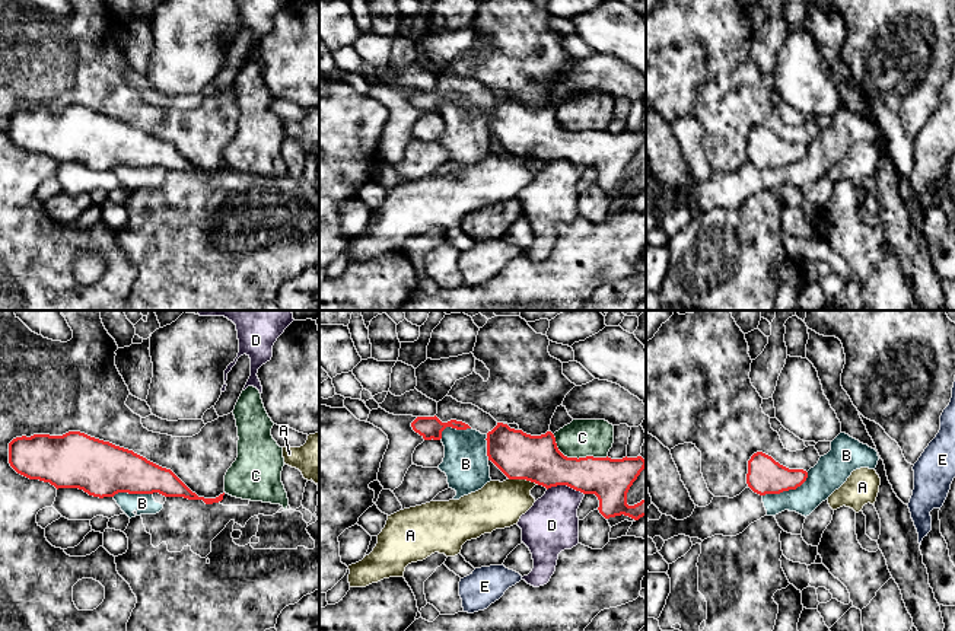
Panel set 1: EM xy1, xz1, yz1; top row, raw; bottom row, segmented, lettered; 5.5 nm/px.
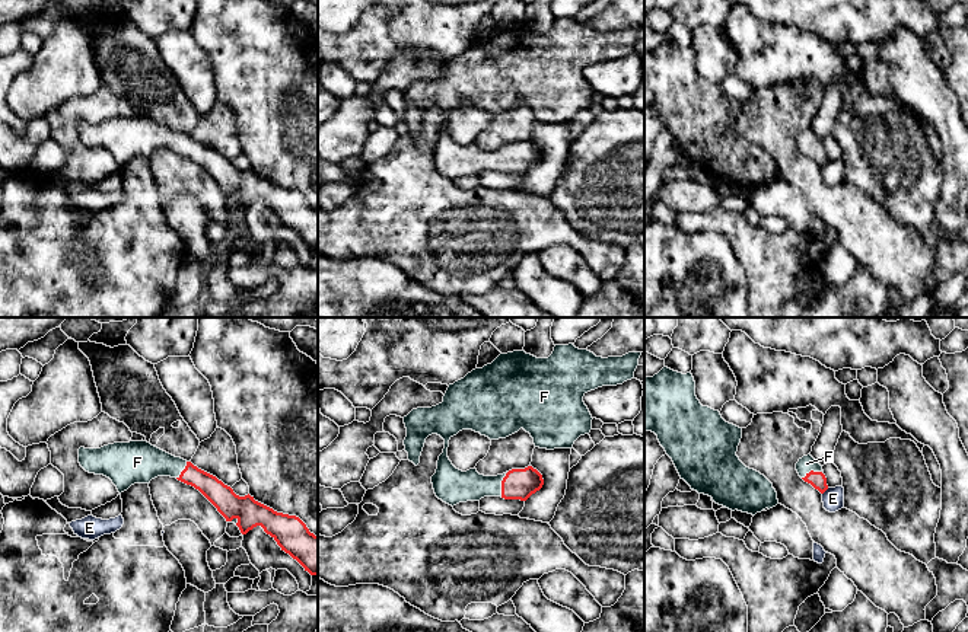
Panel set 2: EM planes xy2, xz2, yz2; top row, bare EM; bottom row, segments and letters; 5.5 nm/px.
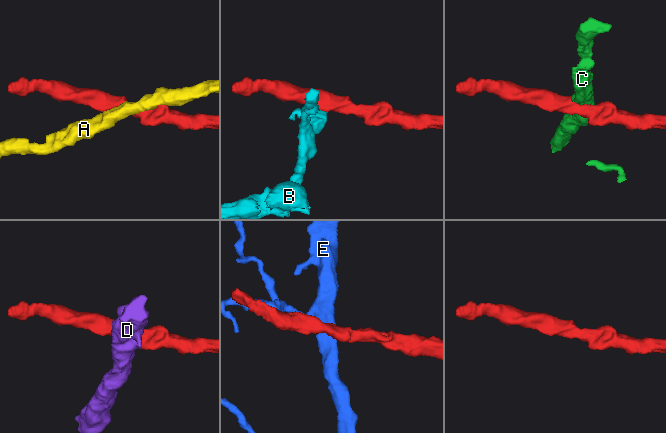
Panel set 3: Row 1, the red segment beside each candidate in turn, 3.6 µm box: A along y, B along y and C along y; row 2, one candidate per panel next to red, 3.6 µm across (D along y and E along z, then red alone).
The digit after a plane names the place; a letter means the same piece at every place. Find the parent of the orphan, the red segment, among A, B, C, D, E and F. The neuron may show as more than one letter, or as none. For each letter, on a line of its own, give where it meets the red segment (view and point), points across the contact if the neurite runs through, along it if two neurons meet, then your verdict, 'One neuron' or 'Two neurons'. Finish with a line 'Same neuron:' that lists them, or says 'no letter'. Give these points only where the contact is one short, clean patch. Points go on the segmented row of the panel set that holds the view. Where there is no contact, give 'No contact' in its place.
A: Touches red at xz1 (524, 478). Two neurons
B: Touches red at yz1 (788, 490). Boundary: yz1 (808, 472), (808, 477), (795, 488), (766, 493), (763, 496). Two neurons
C: Touches red at xz1 (576, 458). Boundary: xz1 (553, 434), (557, 448), (567, 456), (607, 456). Two neurons
D: Touches red at xz1 (566, 484). Boundary: xz1 (547, 488), (569, 486), (583, 494). Two neurons
E: Touches red at yz2 (825, 490). Boundary: yz2 (828, 488), (822, 494). Two neurons
F: Touches red at xz2 (502, 484). One neuron
Same neuron: F

